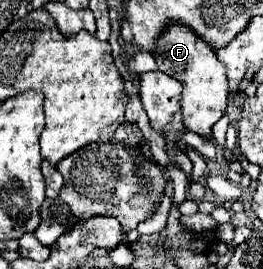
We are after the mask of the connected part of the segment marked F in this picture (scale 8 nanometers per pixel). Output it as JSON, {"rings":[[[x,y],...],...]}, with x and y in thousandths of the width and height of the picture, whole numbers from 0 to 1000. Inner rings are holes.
{"rings":[[[658,86],[605,130],[605,145],[589,145],[582,212],[597,227],[605,264],[681,294],[703,316],[688,353],[703,472],[772,509],[795,509],[802,472],[848,435],[863,405],[863,353],[871,353],[863,257],[825,219],[817,182],[772,138],[757,138],[726,100]]]}

